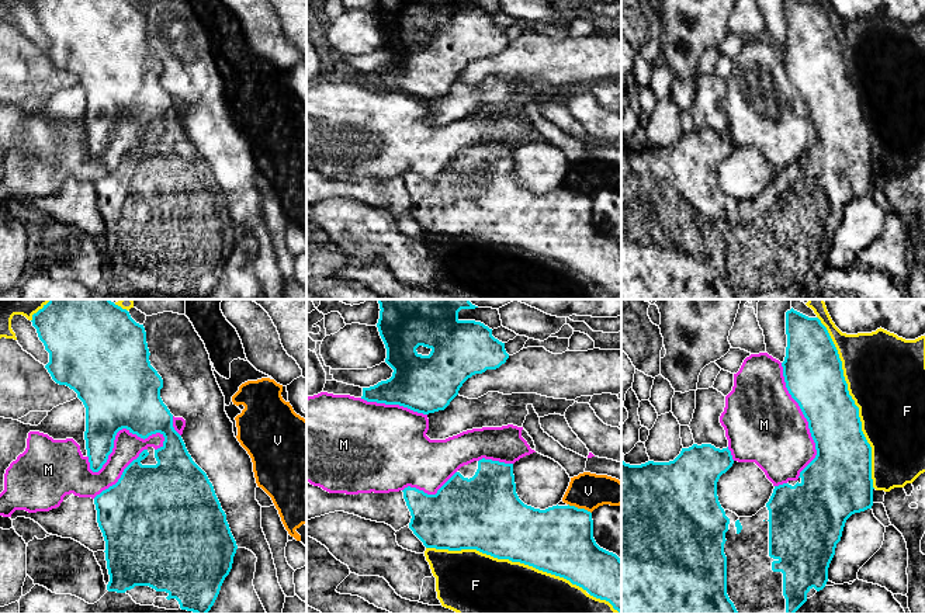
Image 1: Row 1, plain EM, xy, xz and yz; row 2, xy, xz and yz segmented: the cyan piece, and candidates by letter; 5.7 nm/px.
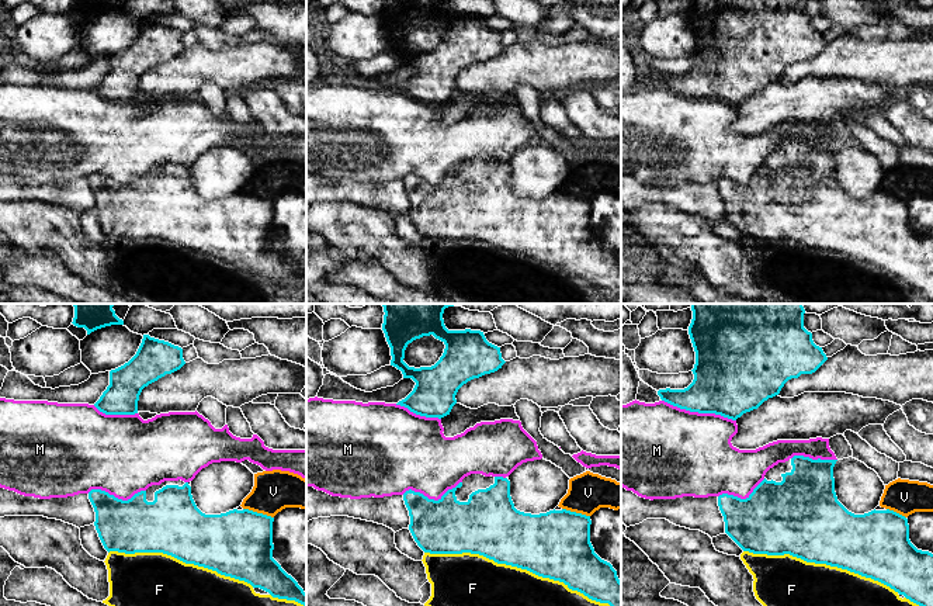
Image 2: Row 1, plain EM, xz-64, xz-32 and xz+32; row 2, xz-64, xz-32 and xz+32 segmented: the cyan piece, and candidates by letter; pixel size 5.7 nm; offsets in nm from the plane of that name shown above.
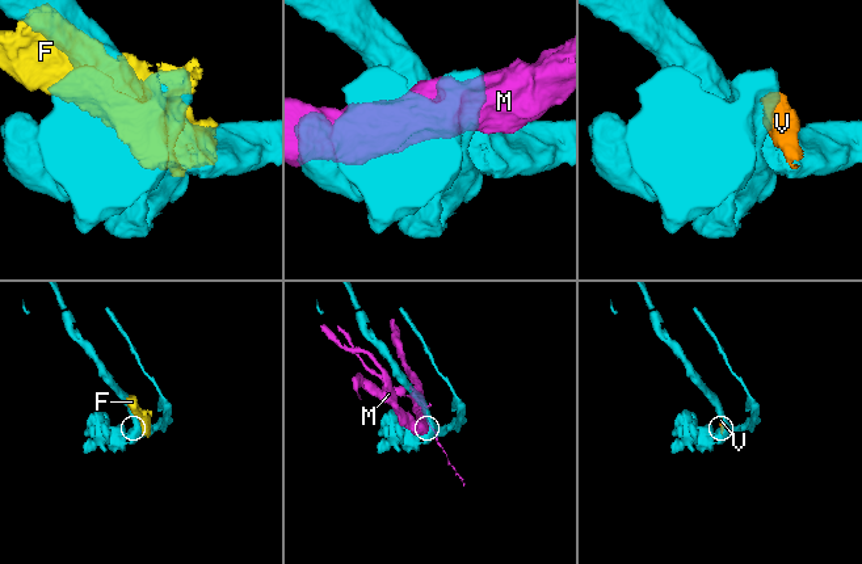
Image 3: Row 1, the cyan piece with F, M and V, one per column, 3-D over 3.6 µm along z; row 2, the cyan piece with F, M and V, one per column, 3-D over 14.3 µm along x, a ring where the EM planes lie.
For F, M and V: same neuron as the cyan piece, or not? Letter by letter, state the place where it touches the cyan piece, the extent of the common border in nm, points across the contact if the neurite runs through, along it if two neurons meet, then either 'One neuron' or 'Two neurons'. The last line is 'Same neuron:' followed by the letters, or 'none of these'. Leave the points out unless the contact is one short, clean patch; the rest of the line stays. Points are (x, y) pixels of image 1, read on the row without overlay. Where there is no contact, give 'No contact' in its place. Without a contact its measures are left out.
F: Touches cyan at yz (854, 87). Shared border 1050 nm. Two neurons
M: Touches cyan at xy (117, 117). Shared border 480 nm. One neuron
V: Touches cyan at xz (579, 194). Shared border 150 nm. Boundary: xz (568, 188), (584, 193), (591, 198). Two neurons
Same neuron: M

